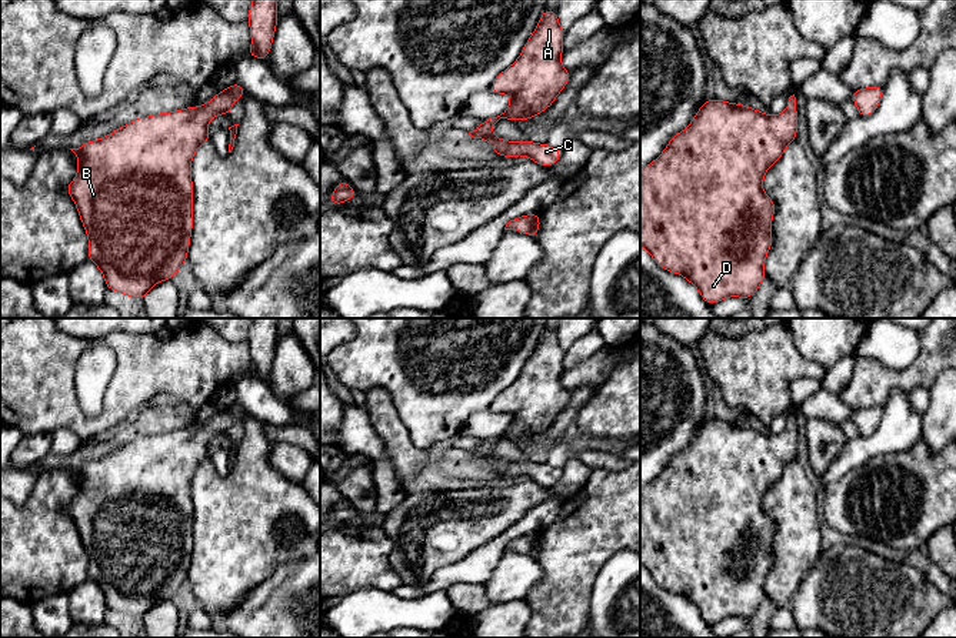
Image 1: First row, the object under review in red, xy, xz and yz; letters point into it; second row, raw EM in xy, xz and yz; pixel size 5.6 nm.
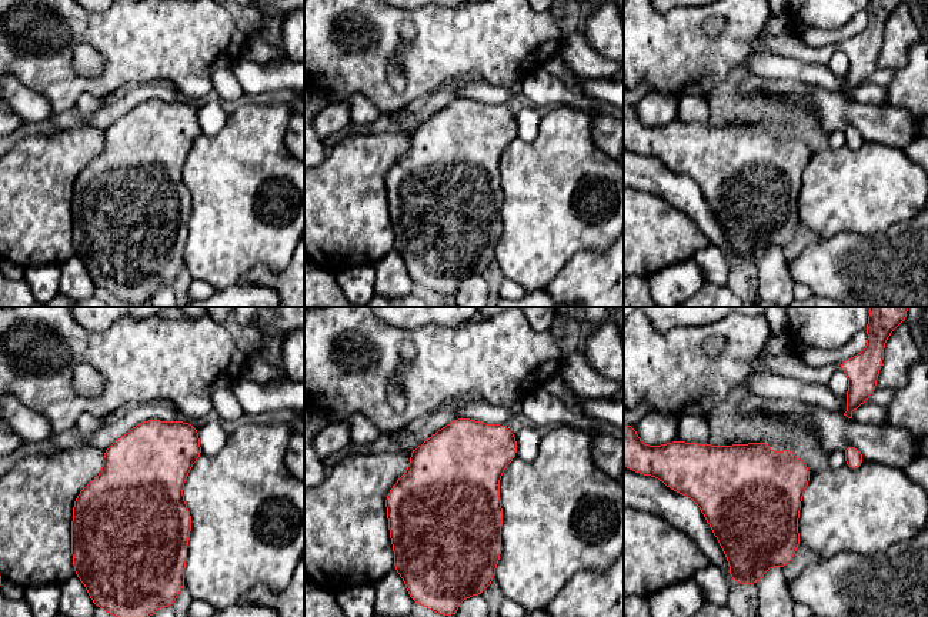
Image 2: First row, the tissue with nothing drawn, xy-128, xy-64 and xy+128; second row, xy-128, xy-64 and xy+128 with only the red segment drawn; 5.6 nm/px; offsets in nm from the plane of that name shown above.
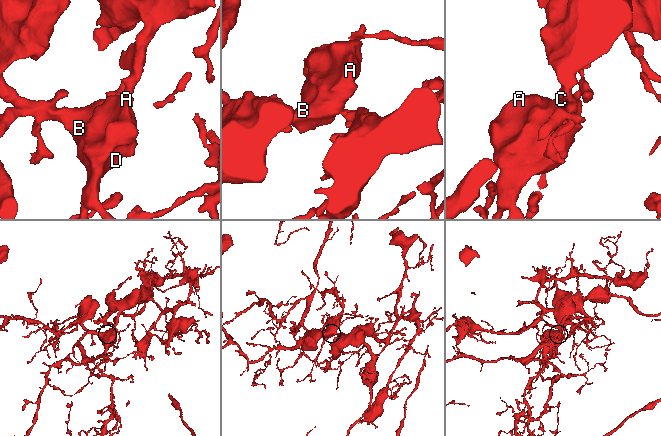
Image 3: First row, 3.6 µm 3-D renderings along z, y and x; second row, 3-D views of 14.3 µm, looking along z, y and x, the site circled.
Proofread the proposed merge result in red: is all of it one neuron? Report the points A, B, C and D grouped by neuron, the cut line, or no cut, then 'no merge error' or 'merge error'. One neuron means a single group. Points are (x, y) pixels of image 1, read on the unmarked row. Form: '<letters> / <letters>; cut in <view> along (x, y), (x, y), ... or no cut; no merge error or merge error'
A B C D; no cut; no merge error

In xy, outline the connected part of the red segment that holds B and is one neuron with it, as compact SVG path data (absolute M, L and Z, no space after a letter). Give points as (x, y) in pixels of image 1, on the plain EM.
M236 401L233 405L227 407L226 410L219 411L209 422L196 427L186 427L183 430L174 430L171 432L160 432L147 437L139 437L130 441L129 444L114 450L113 452L107 454L103 458L91 460L84 462L79 468L70 468L79 481L79 490L76 498L66 505L66 512L73 518L81 544L86 550L89 557L89 568L87 568L87 578L93 581L101 591L107 609L113 609L121 614L129 615L130 618L136 618L143 621L149 609L164 599L171 599L179 588L187 581L187 572L190 567L190 557L193 550L193 501L191 501L191 490L190 484L197 471L197 468L210 461L210 454L207 451L209 441L217 435L224 434L230 437L230 430L233 422L237 418L242 418L246 414L244 407Z

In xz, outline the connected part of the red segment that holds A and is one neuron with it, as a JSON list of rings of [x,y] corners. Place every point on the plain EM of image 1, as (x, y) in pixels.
[[[547,327],[519,378],[490,404],[492,412],[510,414],[512,422],[500,435],[482,440],[482,445],[469,454],[473,458],[489,461],[494,468],[494,475],[527,475],[529,480],[544,487],[552,487],[560,480],[562,468],[530,460],[506,461],[494,457],[492,447],[500,438],[512,442],[517,438],[530,440],[553,424],[570,400],[570,391],[560,384],[560,375],[564,371],[564,353],[559,344],[557,333]]]

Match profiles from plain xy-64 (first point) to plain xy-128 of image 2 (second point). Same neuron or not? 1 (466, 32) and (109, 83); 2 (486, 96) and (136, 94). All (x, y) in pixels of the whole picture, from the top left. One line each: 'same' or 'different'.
1: same
2: same

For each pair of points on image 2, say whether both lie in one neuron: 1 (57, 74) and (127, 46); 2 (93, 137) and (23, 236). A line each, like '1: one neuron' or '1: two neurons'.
1: one neuron
2: one neuron

